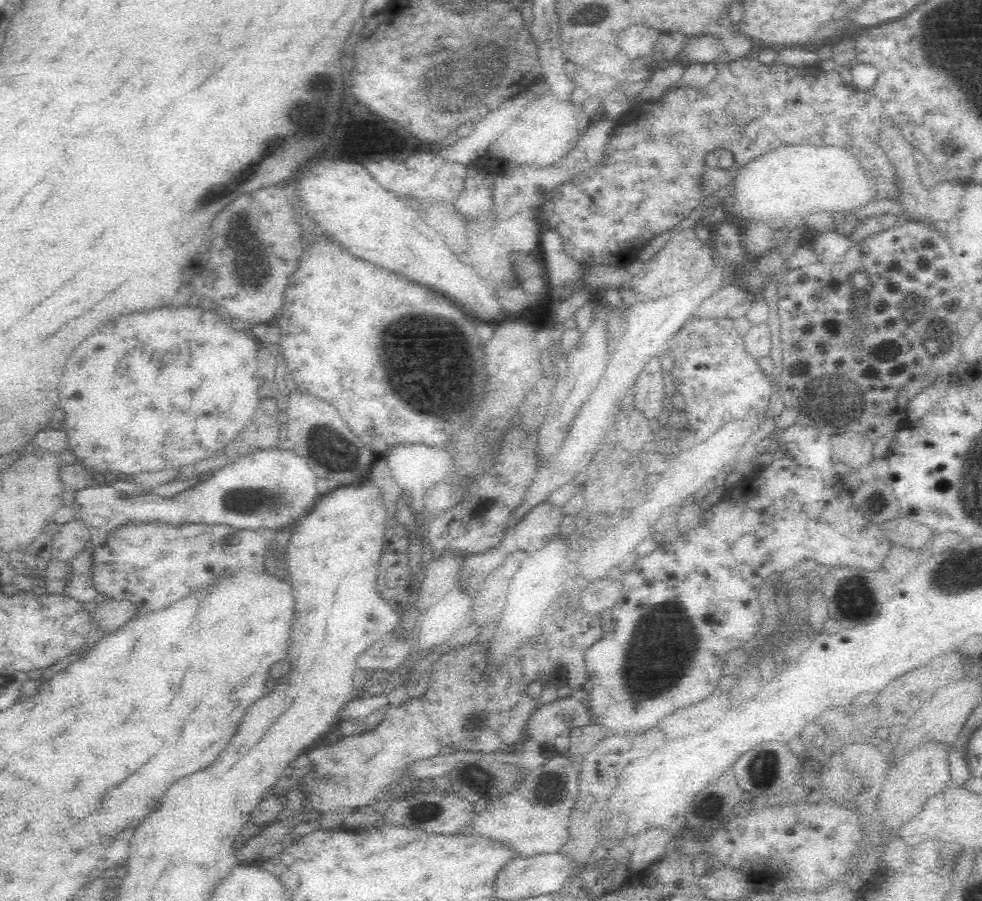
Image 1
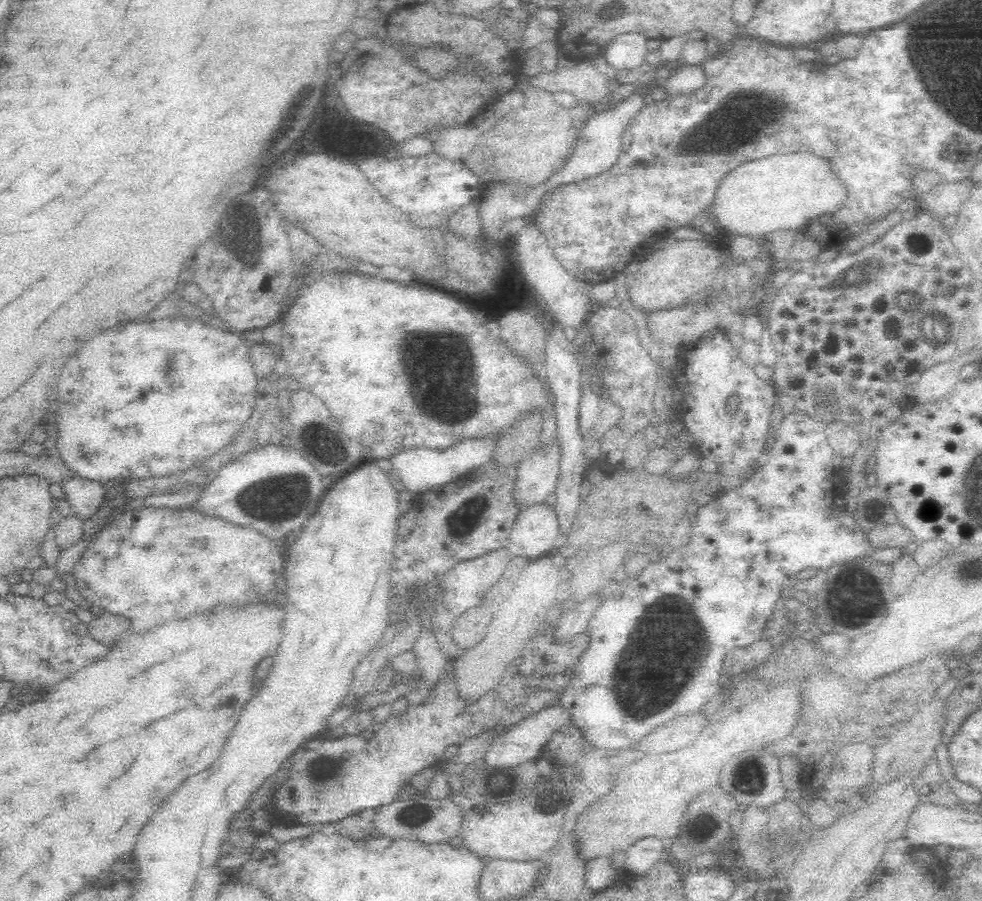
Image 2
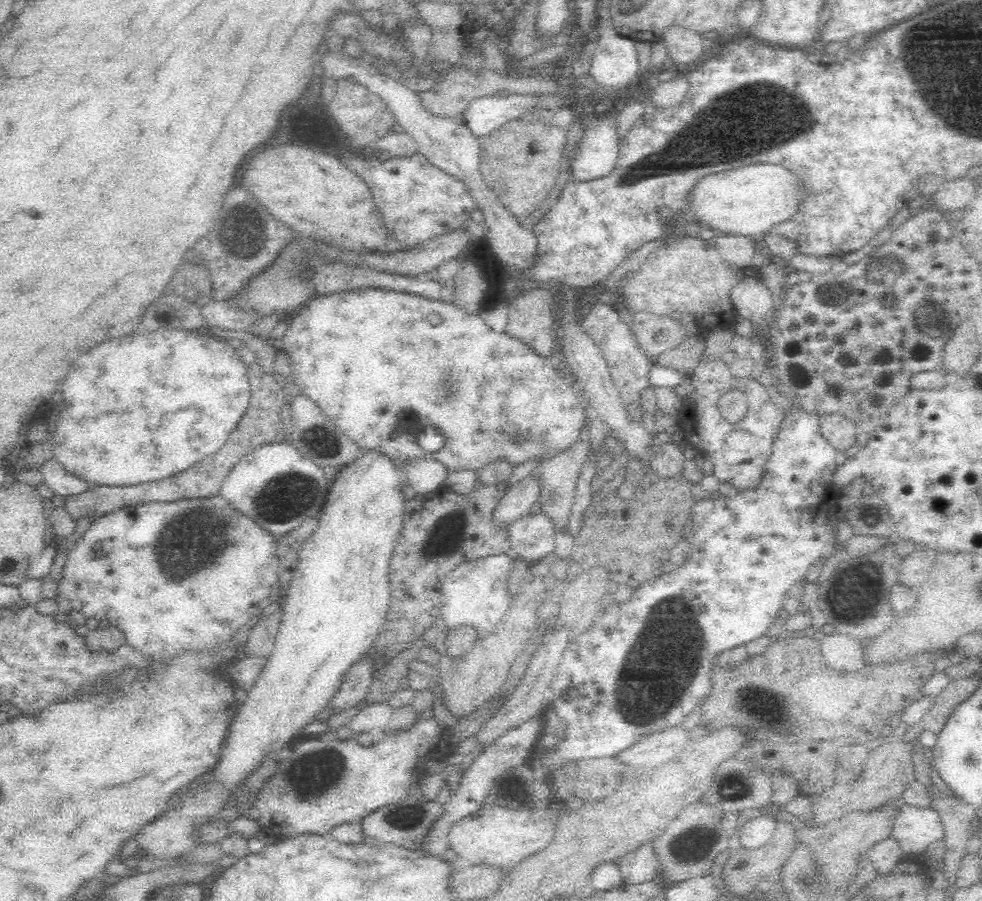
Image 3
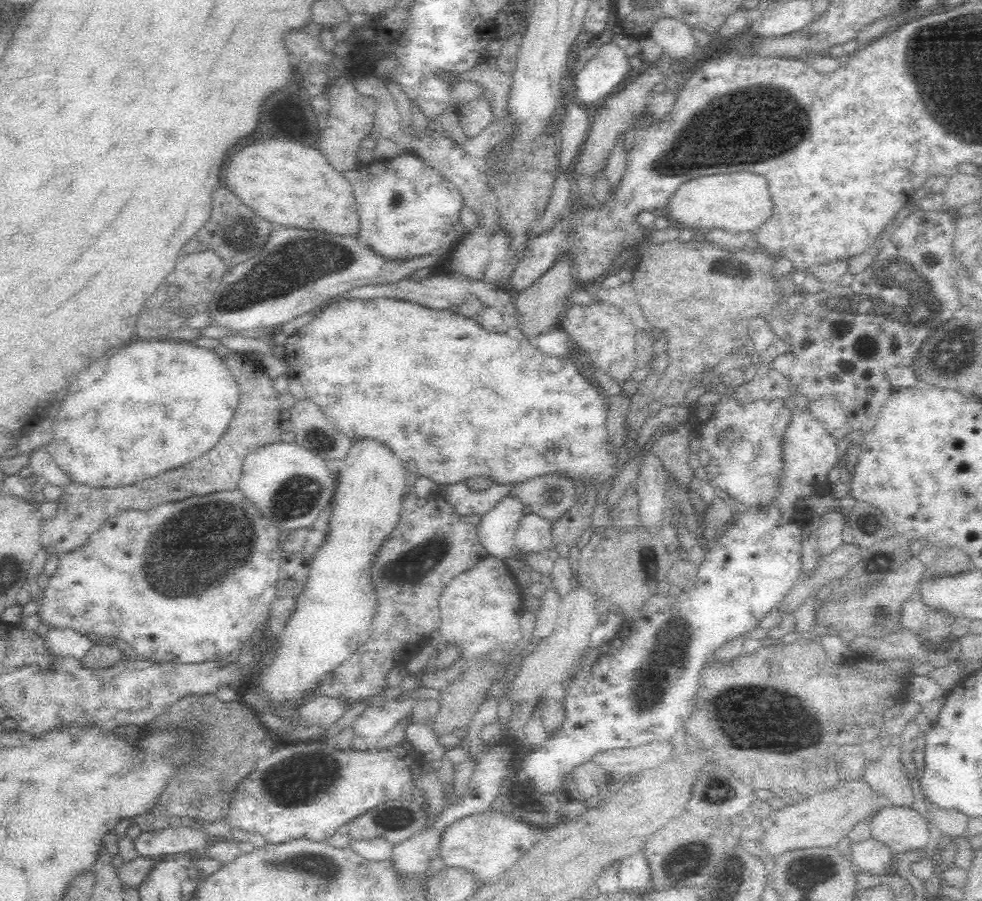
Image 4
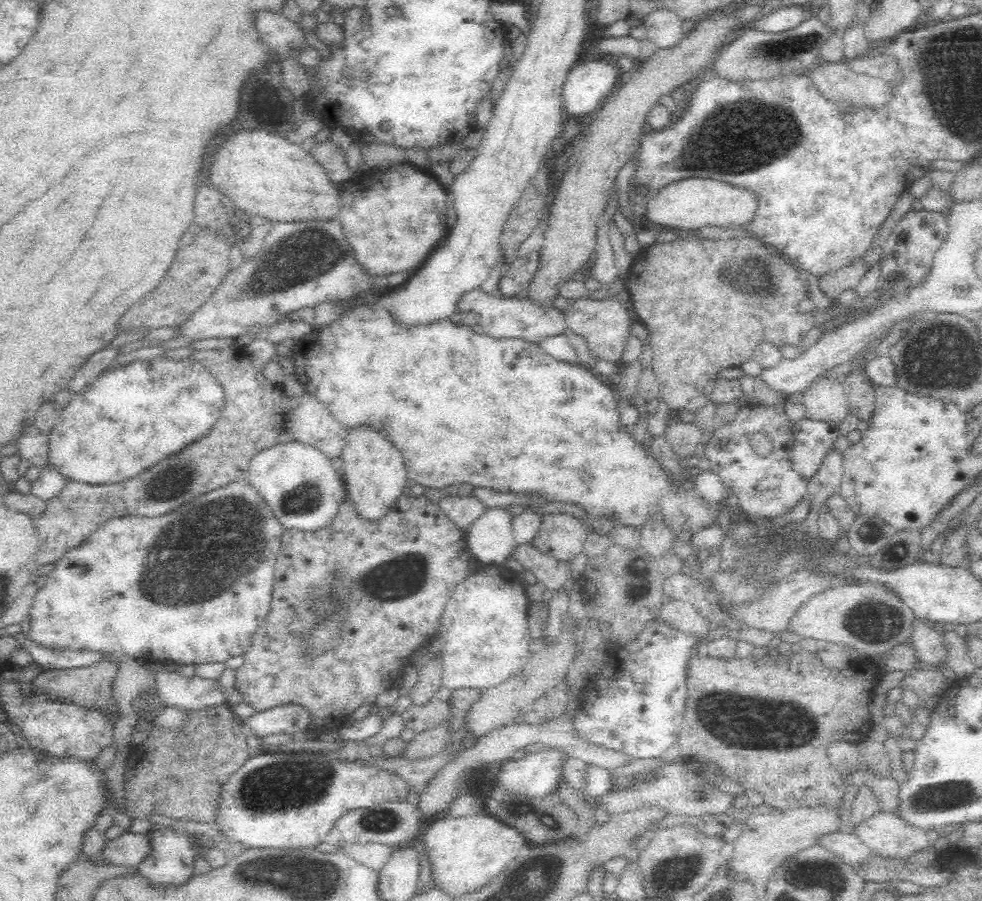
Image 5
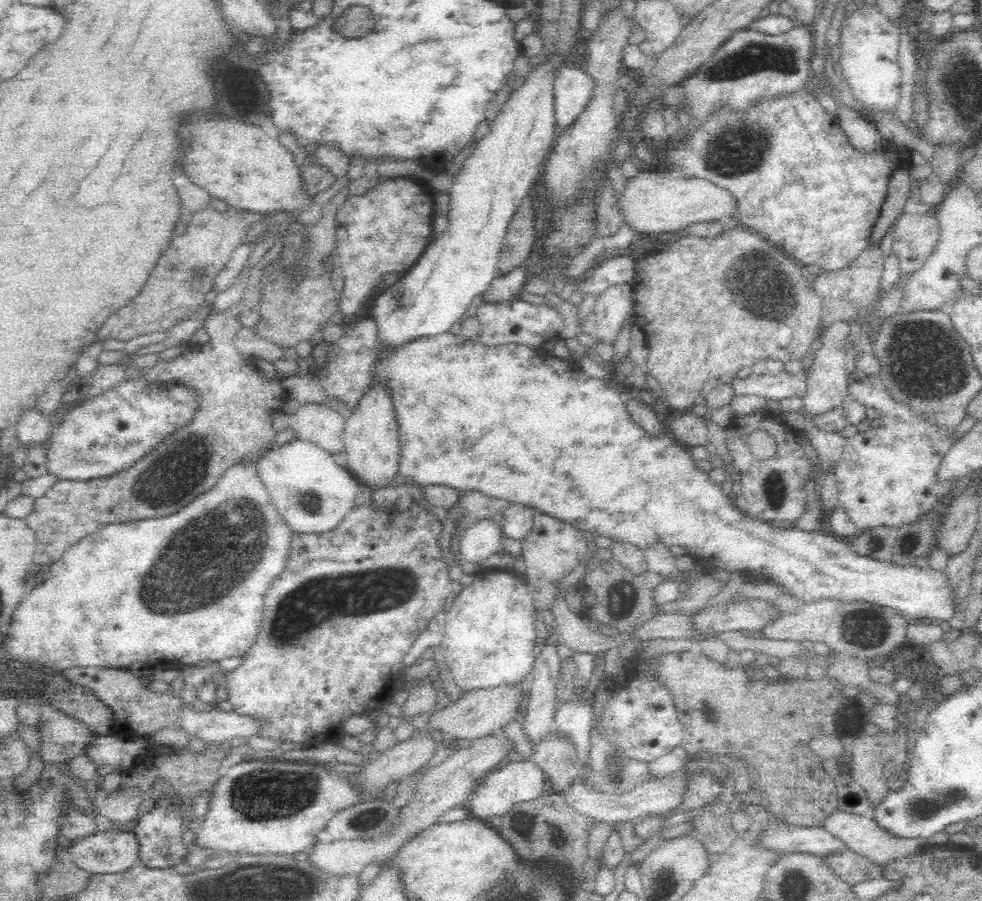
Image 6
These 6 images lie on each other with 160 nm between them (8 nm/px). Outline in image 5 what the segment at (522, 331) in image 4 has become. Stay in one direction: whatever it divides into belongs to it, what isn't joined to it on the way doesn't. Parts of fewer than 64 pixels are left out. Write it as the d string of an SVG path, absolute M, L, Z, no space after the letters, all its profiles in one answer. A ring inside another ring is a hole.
M730 11L718 13L712 18L697 23L695 28L683 34L683 39L678 46L665 49L648 48L645 56L638 61L633 69L633 74L623 85L618 85L612 93L602 100L602 104L593 112L594 120L588 126L588 134L584 136L582 144L574 156L574 164L560 174L560 183L557 185L556 194L552 195L547 214L544 220L545 237L541 246L542 260L540 260L540 270L534 275L526 289L526 299L538 305L540 309L556 309L556 296L558 288L562 282L572 280L572 276L582 270L582 266L588 262L592 252L595 252L595 235L597 234L600 221L599 213L604 212L608 200L614 194L614 180L618 171L624 164L634 156L639 148L639 136L647 122L647 115L660 96L678 90L682 82L688 82L700 74L700 70L711 63L713 53L716 48L725 41L725 37L730 34L734 24L734 19L730 18Z

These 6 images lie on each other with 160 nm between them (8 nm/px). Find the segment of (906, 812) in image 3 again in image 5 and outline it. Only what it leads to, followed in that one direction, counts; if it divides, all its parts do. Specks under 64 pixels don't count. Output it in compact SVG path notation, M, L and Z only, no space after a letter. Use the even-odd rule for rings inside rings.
M878 811L860 823L856 836L884 858L906 858L926 849L934 839L929 830L913 824L906 814L888 811Z

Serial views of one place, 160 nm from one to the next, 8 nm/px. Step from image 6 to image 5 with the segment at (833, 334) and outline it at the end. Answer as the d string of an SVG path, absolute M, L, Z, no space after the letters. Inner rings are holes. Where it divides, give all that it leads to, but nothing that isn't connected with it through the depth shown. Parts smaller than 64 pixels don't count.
M820 376L803 392L805 416L828 424L839 425L848 416L846 393L837 379Z

